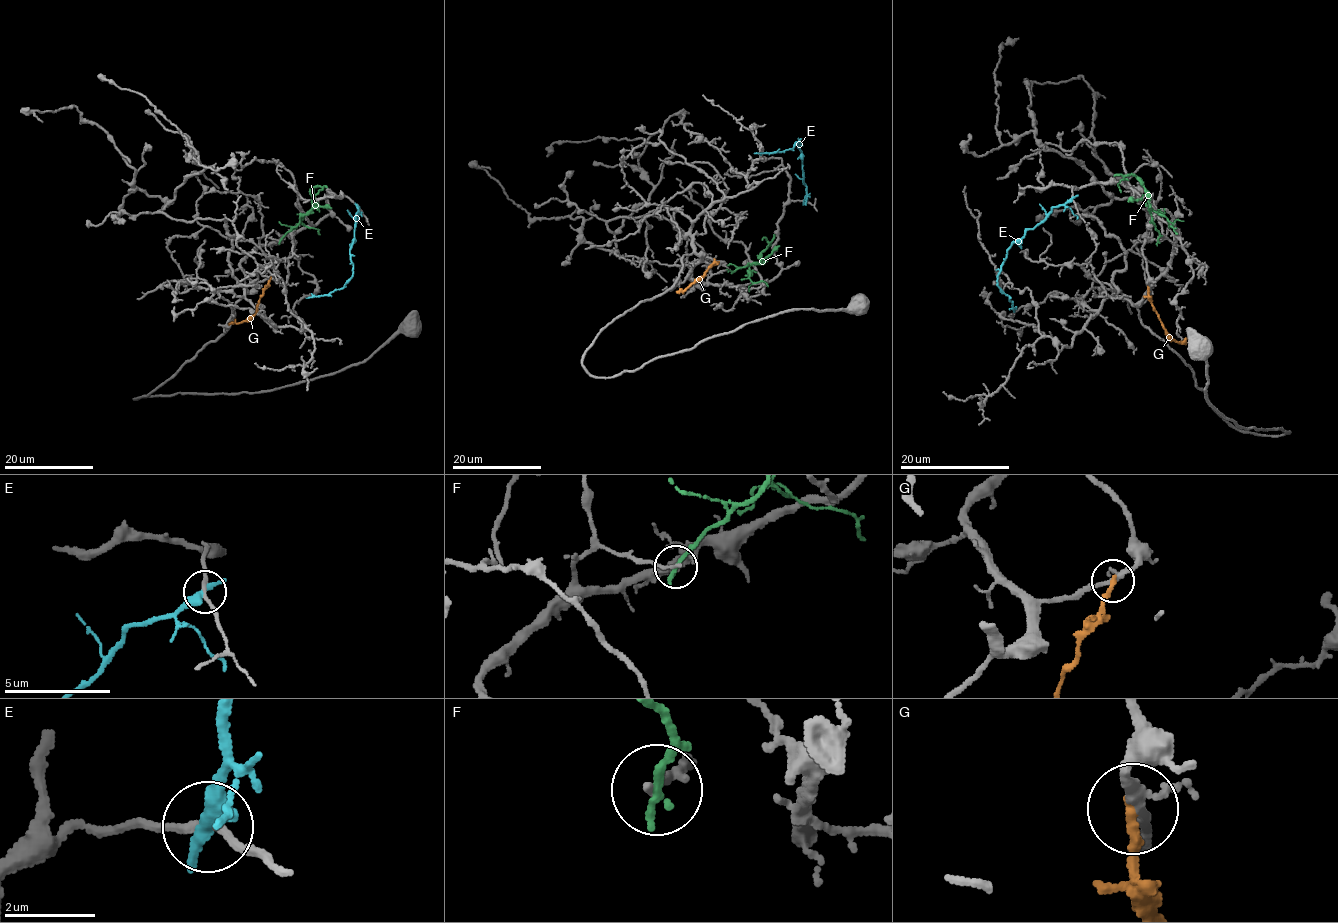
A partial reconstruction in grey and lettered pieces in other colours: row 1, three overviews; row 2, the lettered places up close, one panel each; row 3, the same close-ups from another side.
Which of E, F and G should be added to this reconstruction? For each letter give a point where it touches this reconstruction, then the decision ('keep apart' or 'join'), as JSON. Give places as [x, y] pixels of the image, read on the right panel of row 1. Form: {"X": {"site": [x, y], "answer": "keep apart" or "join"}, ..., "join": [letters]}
{"E": {"site": [1072, 198], "answer": "keep apart"}, "F": {"site": [1157, 241], "answer": "keep apart"}, "G": {"site": [1148, 287], "answer": "keep apart"}, "join": []}

